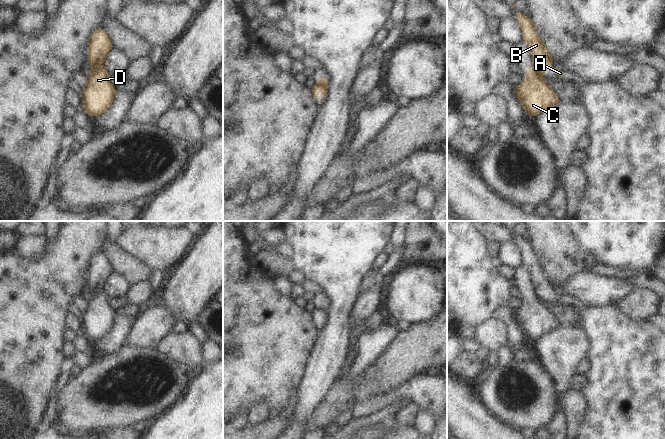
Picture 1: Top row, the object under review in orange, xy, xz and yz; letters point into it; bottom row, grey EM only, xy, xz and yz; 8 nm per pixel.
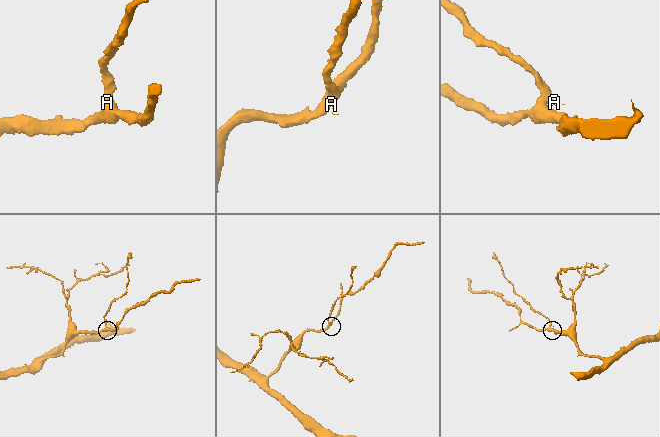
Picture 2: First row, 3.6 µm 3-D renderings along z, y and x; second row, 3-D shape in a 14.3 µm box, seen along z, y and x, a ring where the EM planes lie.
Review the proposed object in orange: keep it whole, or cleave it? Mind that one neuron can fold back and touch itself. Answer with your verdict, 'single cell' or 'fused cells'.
fused cells

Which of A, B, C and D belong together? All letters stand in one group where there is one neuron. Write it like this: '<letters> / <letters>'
A B / C D

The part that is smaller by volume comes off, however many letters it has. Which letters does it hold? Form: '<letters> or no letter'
A, B

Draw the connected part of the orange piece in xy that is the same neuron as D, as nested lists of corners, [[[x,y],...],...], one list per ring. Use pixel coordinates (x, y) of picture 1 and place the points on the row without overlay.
[[[103,290],[91,295],[81,318],[82,334],[90,340],[99,340],[113,327],[116,311],[110,308],[108,300]]]

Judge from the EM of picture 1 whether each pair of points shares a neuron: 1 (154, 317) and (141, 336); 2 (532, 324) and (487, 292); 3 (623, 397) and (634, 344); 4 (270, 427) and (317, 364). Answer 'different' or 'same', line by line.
1: same
2: different
3: same
4: different

